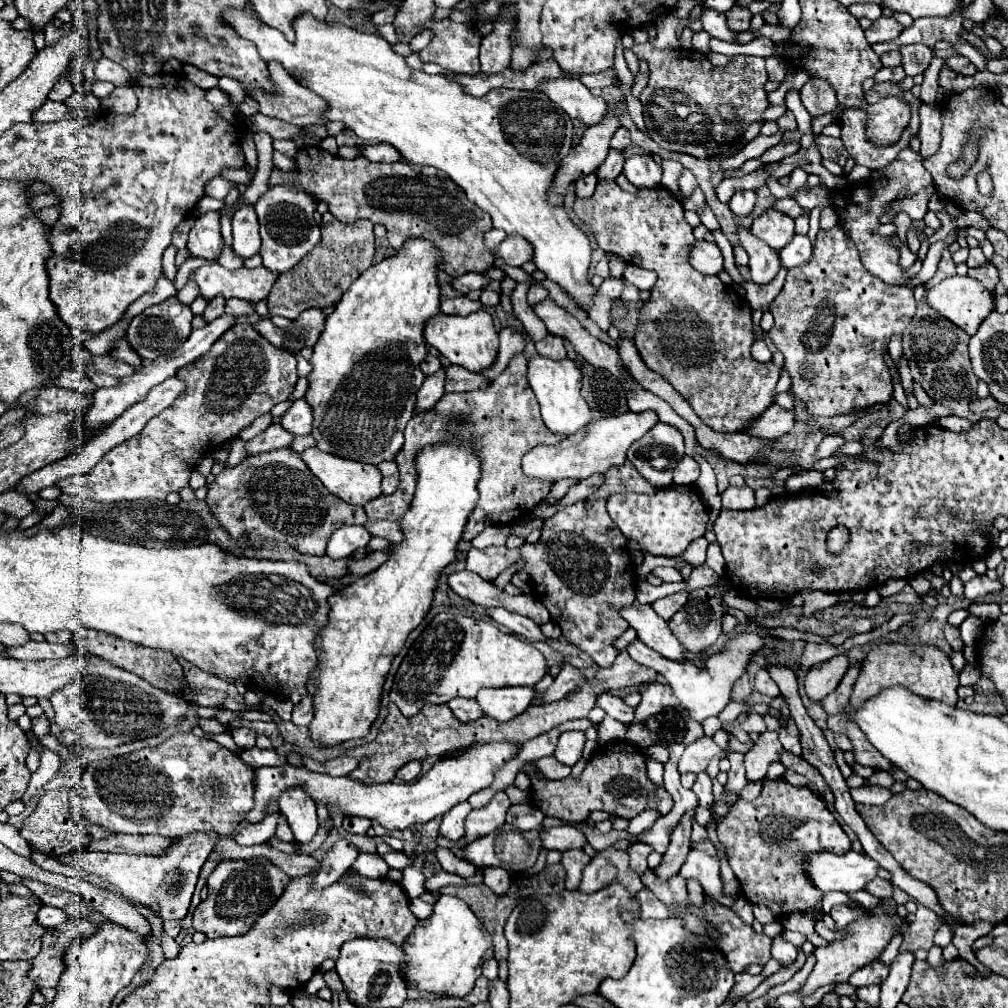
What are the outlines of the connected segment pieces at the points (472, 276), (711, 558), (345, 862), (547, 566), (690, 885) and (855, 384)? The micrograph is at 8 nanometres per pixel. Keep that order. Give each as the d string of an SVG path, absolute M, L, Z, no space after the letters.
M465 273L465 275L461 275L461 277L455 277L455 279L451 281L451 287L457 289L459 293L467 295L467 293L473 291L473 289L481 289L485 283L489 283L489 279L487 279L485 275L481 275L481 273Z
M717 541L709 544L706 553L706 564L713 569L720 577L725 574L726 565Z
M347 839L335 841L331 851L327 851L325 857L321 859L321 869L315 877L317 887L327 887L327 885L339 881L343 877L343 873L353 865L357 855L359 855L357 847L353 843L349 843Z
M625 461L621 467L613 467L607 471L605 483L591 495L591 501L579 501L575 505L569 505L561 511L557 511L551 519L547 519L541 527L541 537L535 545L523 543L519 549L507 549L507 547L487 547L487 549L471 549L467 555L467 569L479 573L483 579L491 581L497 579L501 571L505 571L509 565L513 565L519 557L525 559L525 573L529 573L535 581L535 587L539 589L539 595L547 595L547 611L551 613L551 619L561 627L563 637L589 653L591 659L599 667L613 665L617 657L617 649L613 647L613 641L627 631L627 621L619 615L619 611L635 601L635 579L631 569L631 555L627 553L625 535L615 529L611 517L605 511L605 501L613 493L655 493L657 487L651 487L639 471L633 467L631 461Z
M695 879L687 880L688 897L694 905L702 907L704 903L704 890L699 882Z
M841 227L819 231L815 259L801 269L789 269L781 293L769 305L769 311L775 317L769 337L785 357L783 367L791 377L791 395L799 399L813 417L833 417L889 401L893 397L893 387L889 369L883 361L883 351L893 333L903 333L907 329L915 313L915 305L917 303L909 287L885 285L861 265L855 243Z

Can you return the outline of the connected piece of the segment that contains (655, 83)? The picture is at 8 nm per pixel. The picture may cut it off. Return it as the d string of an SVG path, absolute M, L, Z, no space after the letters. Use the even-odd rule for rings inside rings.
M651 43L633 45L631 51L649 63L649 83L641 93L645 109L645 125L651 139L667 149L693 157L707 157L709 149L723 145L725 137L737 139L739 131L745 131L751 123L761 121L767 109L767 93L763 89L767 81L765 59L735 55L727 67L713 67L707 57L695 49L655 49ZM731 105L741 117L741 123L729 125L721 119L717 107Z

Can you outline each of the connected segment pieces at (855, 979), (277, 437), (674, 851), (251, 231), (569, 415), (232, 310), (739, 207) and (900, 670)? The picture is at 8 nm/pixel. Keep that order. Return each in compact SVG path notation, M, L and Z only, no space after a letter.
M873 961L871 965L865 965L857 973L853 973L849 983L855 985L855 987L867 987L867 985L873 985L873 983L881 985L885 981L887 973L889 973L889 967L885 967L881 961Z
M275 423L275 425L269 425L257 437L253 437L251 441L247 441L245 451L247 451L247 455L259 455L259 453L265 453L265 451L289 447L291 441L293 441L293 435L289 431L285 431L279 423Z
M695 809L691 811L685 811L683 817L679 819L677 827L673 829L671 833L671 843L663 855L663 863L661 867L653 869L659 877L667 879L667 877L673 877L679 873L687 853L691 851L689 849L689 837L691 837L691 825L693 825L693 815L695 815Z
M243 203L233 215L233 251L243 259L259 253L261 237L257 213L251 203Z
M535 353L529 359L527 379L529 379L529 385L531 385L537 401L539 401L541 417L543 417L545 425L549 427L549 431L571 437L591 421L591 411L589 411L587 403L585 403L585 399L579 395L581 371L571 359L553 361L549 357L541 357L541 355Z
M227 299L225 311L233 317L249 317L255 313L254 305L242 299Z
M735 191L729 201L729 207L735 215L749 215L753 211L753 205L755 205L753 191Z
M877 643L871 645L871 651L867 653L859 679L855 683L851 703L859 705L861 701L877 695L881 689L891 685L903 685L911 689L913 693L937 699L947 705L957 703L957 687L959 687L959 673L953 669L949 655L945 655L939 647L933 645L911 645L911 643Z

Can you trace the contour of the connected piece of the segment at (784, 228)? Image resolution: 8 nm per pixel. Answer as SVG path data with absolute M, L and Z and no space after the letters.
M769 207L765 213L761 213L753 225L751 231L755 237L763 239L769 247L775 251L781 251L795 235L795 225L793 219L773 207Z

